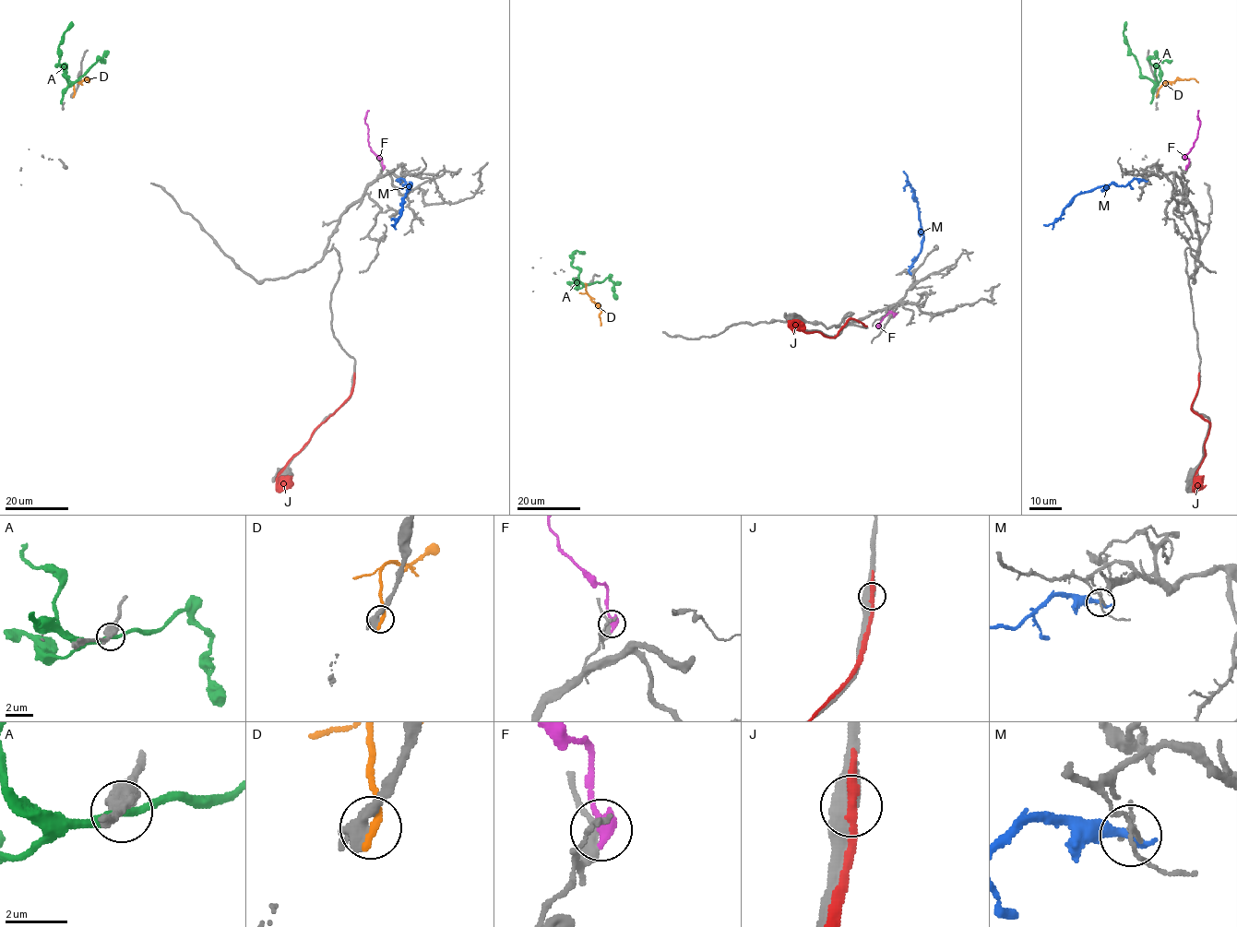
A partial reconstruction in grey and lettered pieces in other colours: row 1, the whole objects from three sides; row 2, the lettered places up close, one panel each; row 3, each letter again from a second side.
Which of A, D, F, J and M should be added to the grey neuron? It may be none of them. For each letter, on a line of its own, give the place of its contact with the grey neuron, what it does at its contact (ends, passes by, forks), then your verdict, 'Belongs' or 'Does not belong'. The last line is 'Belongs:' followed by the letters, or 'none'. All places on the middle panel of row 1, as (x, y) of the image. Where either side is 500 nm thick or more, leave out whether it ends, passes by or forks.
A: Touches grey at (591, 283). It passes by. Does not belong
D: Touches grey at (586, 284). It ends there. Does not belong
F: Touches grey at (895, 314). It ends there. Does not belong
J: Touches grey at (866, 326). It passes by. Does not belong
M: Touches grey at (909, 272). It ends there. Does not belong
Belongs: none

